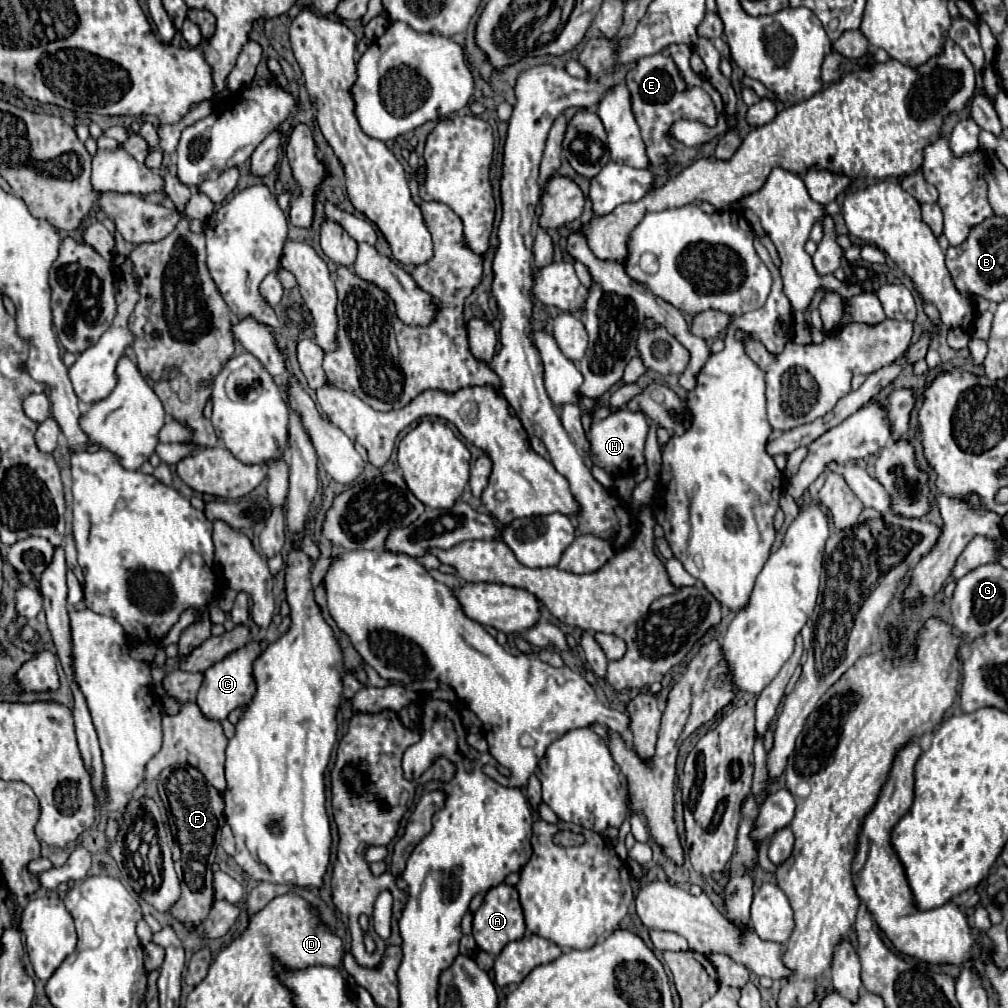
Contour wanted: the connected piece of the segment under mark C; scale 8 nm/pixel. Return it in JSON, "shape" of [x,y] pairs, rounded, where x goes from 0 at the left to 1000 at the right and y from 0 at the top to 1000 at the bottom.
{"shape":[[[247,636],[245,640],[233,644],[231,648],[227,648],[225,652],[215,656],[207,664],[203,664],[201,678],[199,678],[199,684],[197,684],[197,689],[195,689],[195,699],[199,701],[199,705],[205,711],[221,715],[221,713],[225,713],[227,705],[231,705],[233,701],[241,701],[249,695],[249,689],[253,688],[253,674],[249,670],[249,662],[251,662],[251,656],[257,650],[259,650],[257,638]]]}

